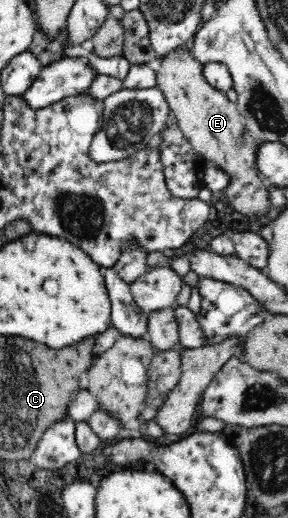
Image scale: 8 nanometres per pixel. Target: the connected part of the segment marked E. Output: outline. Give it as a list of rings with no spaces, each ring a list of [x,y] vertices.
[[[190,44],[168,51],[168,55],[164,55],[157,64],[156,70],[157,86],[164,92],[174,121],[180,126],[194,151],[232,174],[232,183],[228,185],[228,189],[224,189],[230,206],[246,216],[261,216],[266,213],[271,205],[267,190],[270,184],[257,170],[255,151],[258,142],[248,133],[236,102],[232,102],[225,92],[208,83],[204,77],[204,65],[192,54]]]

